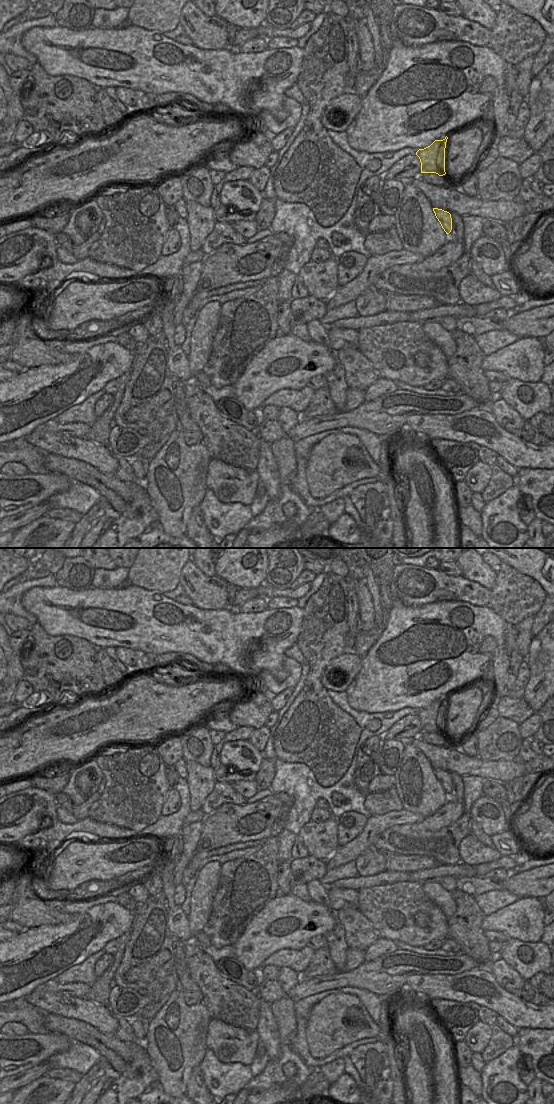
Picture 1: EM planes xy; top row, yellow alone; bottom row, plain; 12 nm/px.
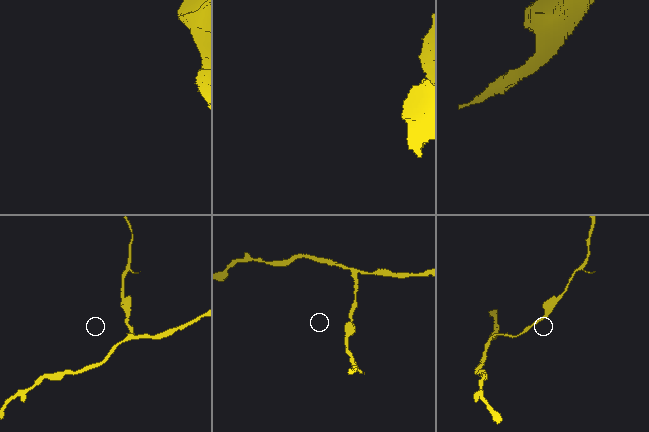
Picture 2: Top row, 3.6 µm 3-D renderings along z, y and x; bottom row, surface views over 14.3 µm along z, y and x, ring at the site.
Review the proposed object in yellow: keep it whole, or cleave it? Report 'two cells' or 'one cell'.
one cell

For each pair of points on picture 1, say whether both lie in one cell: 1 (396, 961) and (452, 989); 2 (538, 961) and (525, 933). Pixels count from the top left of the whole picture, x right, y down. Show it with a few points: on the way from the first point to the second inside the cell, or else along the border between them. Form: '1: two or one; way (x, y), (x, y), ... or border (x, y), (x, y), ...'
1: two; border (448, 975), (409, 975), (405, 980), (404, 988)
2: two; border (508, 937), (525, 942), (539, 941)

